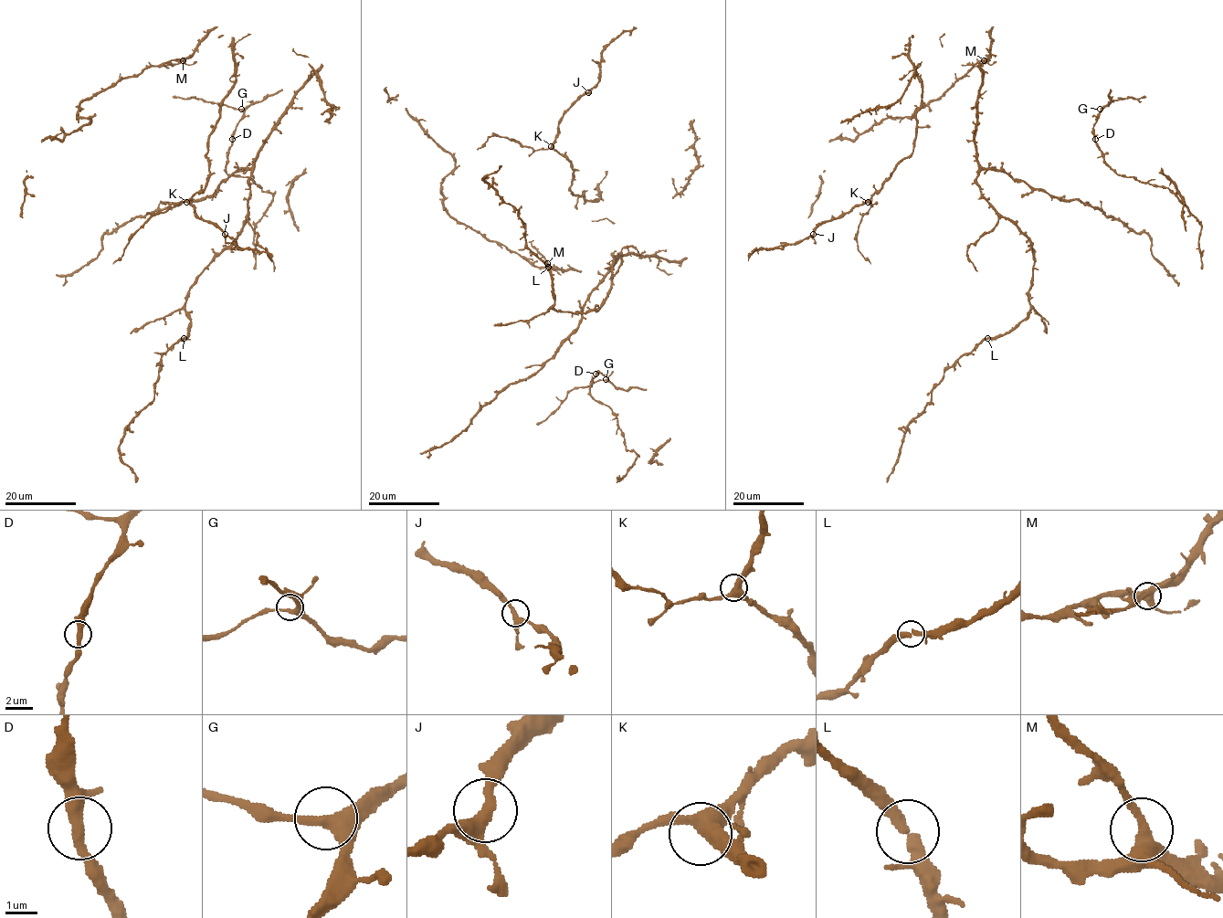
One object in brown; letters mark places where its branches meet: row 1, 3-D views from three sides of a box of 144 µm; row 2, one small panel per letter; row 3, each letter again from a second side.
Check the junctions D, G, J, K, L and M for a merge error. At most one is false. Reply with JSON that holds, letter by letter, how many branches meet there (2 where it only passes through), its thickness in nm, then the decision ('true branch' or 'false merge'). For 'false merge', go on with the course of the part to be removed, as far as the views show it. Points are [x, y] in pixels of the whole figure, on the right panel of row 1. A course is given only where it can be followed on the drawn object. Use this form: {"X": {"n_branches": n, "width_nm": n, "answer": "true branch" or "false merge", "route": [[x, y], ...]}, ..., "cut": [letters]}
{"D": {"n_branches": 3, "width_nm": 320, "answer": "true branch"}, "G": {"n_branches": 3, "width_nm": 320, "answer": "true branch"}, "J": {"n_branches": 3, "width_nm": 340, "answer": "true branch"}, "K": {"n_branches": 3, "width_nm": 440, "answer": "true branch"}, "L": {"n_branches": 3, "width_nm": 280, "answer": "true branch"}, "M": {"n_branches": 3, "width_nm": 320, "answer": "true branch"}, "cut": []}

